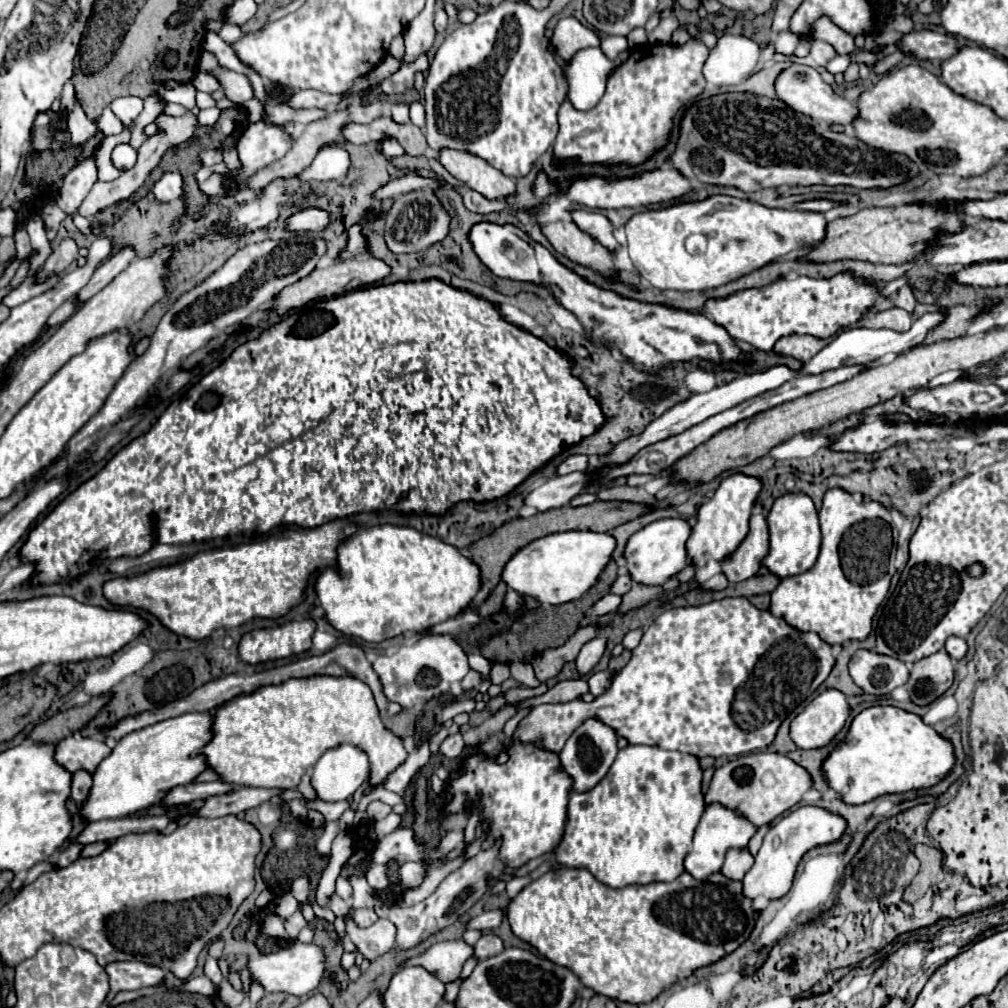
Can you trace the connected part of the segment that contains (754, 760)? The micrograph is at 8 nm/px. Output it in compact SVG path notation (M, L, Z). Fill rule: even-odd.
M749 753L721 765L711 781L711 787L705 795L705 803L723 803L727 807L739 809L745 817L751 819L757 827L775 821L783 811L797 805L813 787L813 779L807 769L791 761L781 753Z

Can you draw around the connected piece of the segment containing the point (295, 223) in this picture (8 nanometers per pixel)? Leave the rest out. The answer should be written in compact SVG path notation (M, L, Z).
M307 207L289 219L287 229L289 231L319 231L327 227L327 223L329 223L329 215L325 211Z

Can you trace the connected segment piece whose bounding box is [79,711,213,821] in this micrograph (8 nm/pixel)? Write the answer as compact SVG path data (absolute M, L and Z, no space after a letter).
M185 713L155 725L149 725L141 731L133 731L133 735L125 735L125 739L119 739L113 753L103 759L93 773L93 787L83 803L83 809L79 811L89 821L101 821L101 819L121 819L129 817L137 811L147 809L149 805L157 805L173 787L189 785L193 783L203 771L209 769L209 763L201 749L213 739L213 713Z

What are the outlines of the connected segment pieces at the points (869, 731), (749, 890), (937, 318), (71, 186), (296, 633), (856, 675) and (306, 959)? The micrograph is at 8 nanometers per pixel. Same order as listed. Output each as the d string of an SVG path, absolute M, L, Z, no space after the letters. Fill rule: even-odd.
M869 707L861 711L847 733L847 739L829 755L829 759L823 763L823 773L827 777L827 783L841 793L845 803L867 803L881 795L893 795L893 793L907 793L913 789L927 789L943 781L951 769L955 767L955 751L953 743L939 735L931 725L923 723L921 717L907 713L897 707Z
M813 805L799 807L789 815L781 817L763 837L763 845L755 857L755 863L743 879L743 893L749 899L755 899L757 903L781 899L791 889L801 857L819 845L837 843L845 833L845 829L847 829L847 821L841 815Z
M939 311L939 313L925 313L921 315L919 319L913 321L913 327L905 333L897 333L897 331L889 331L889 329L845 329L841 335L837 335L823 351L819 351L809 363L803 365L801 373L807 373L807 375L817 375L817 373L823 373L827 369L837 369L837 367L843 367L843 365L857 365L857 363L871 363L875 359L881 359L881 357L889 357L889 355L899 355L903 351L909 351L911 347L915 345L921 345L927 337L927 333L931 329L935 329L937 325L941 325L945 321L947 313L945 311Z
M95 155L85 157L81 163L77 163L63 179L63 187L57 195L57 205L73 216L74 225L85 235L92 234L91 222L77 213L79 205L91 191L91 187L97 183L97 163Z
M313 619L289 621L273 629L255 629L243 635L239 643L239 655L245 663L259 665L275 659L285 659L311 649L311 637L315 631Z
M859 649L853 655L849 663L849 673L855 685L871 695L887 695L895 687L905 685L909 677L903 661L867 649Z
M295 943L295 945L291 945L287 949L279 949L275 953L257 953L255 957L249 959L247 971L253 979L257 979L265 987L267 993L283 991L283 993L291 993L291 995L307 995L319 987L319 983L323 981L323 977L327 973L327 965L325 965L323 949L319 945Z

